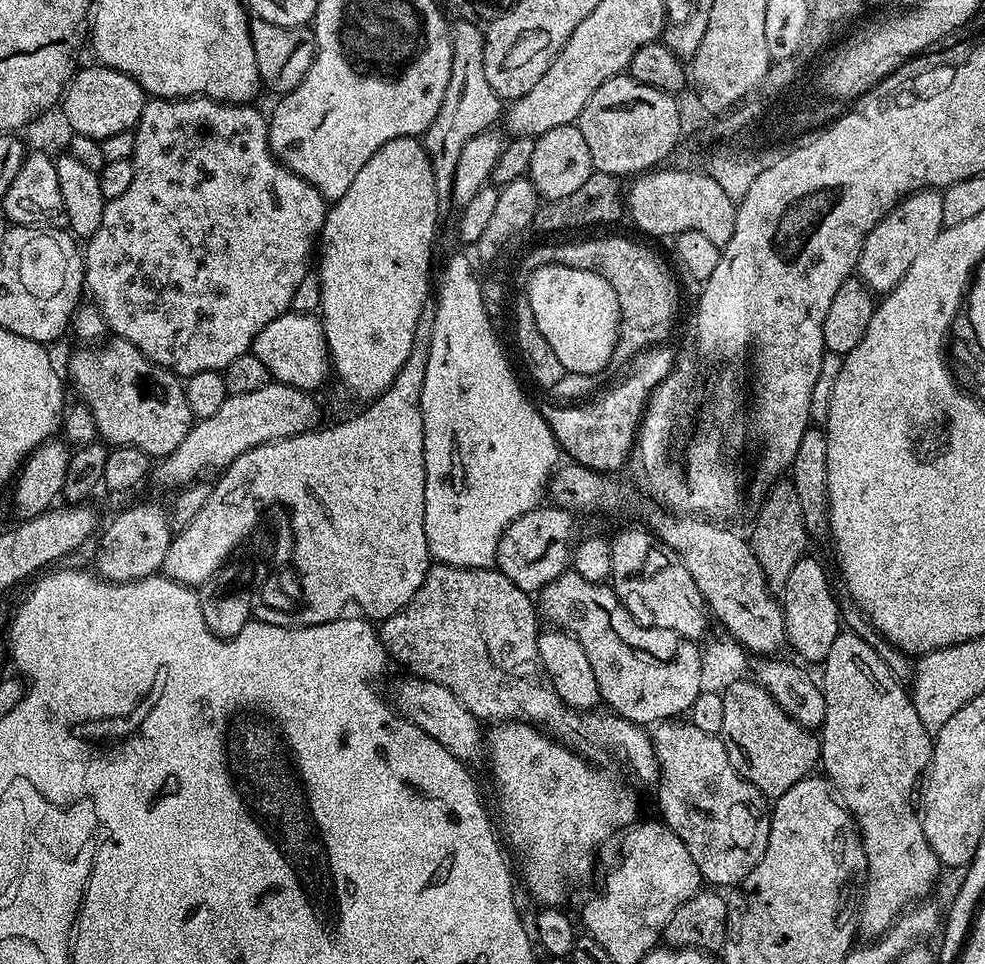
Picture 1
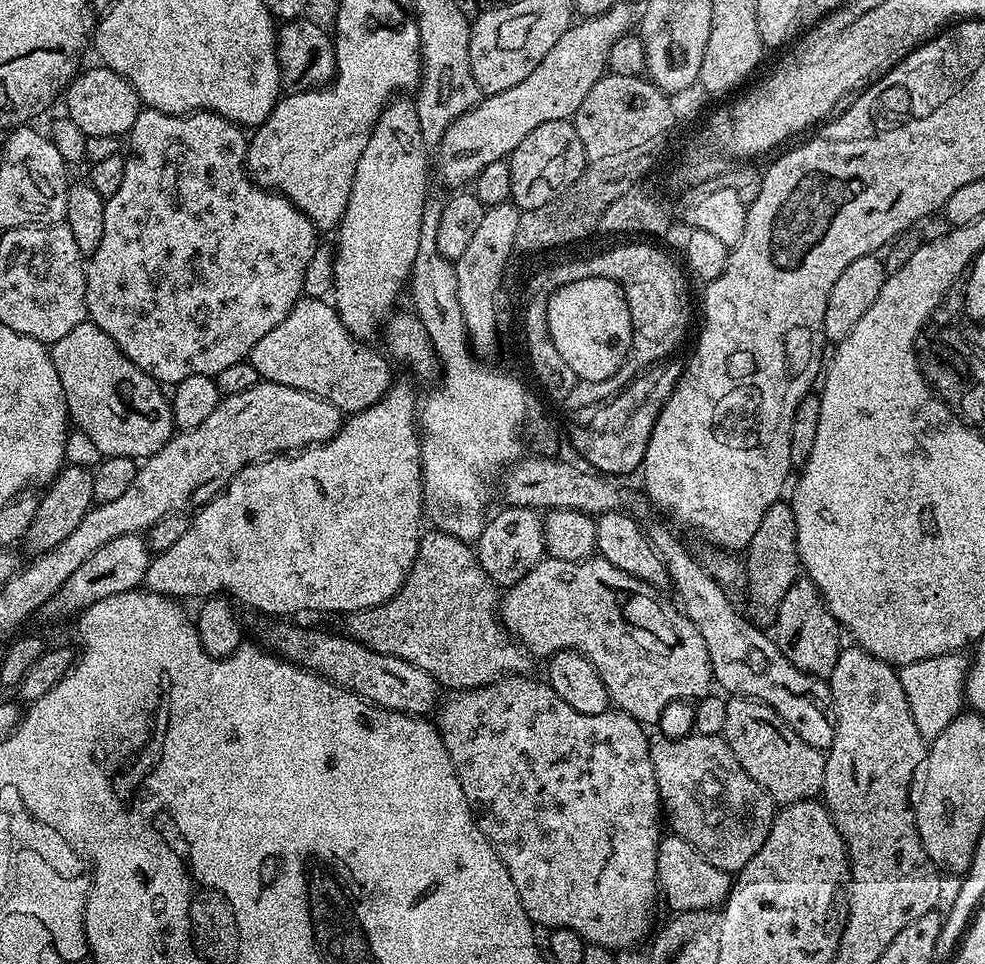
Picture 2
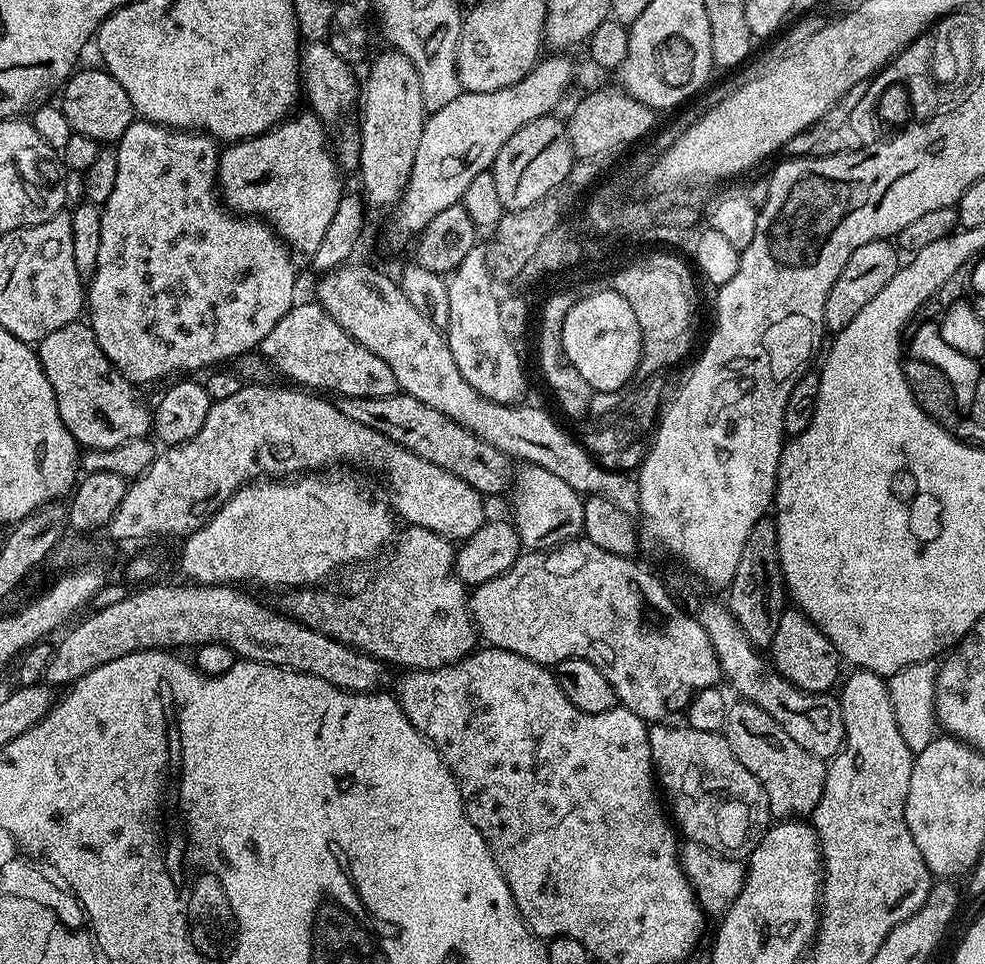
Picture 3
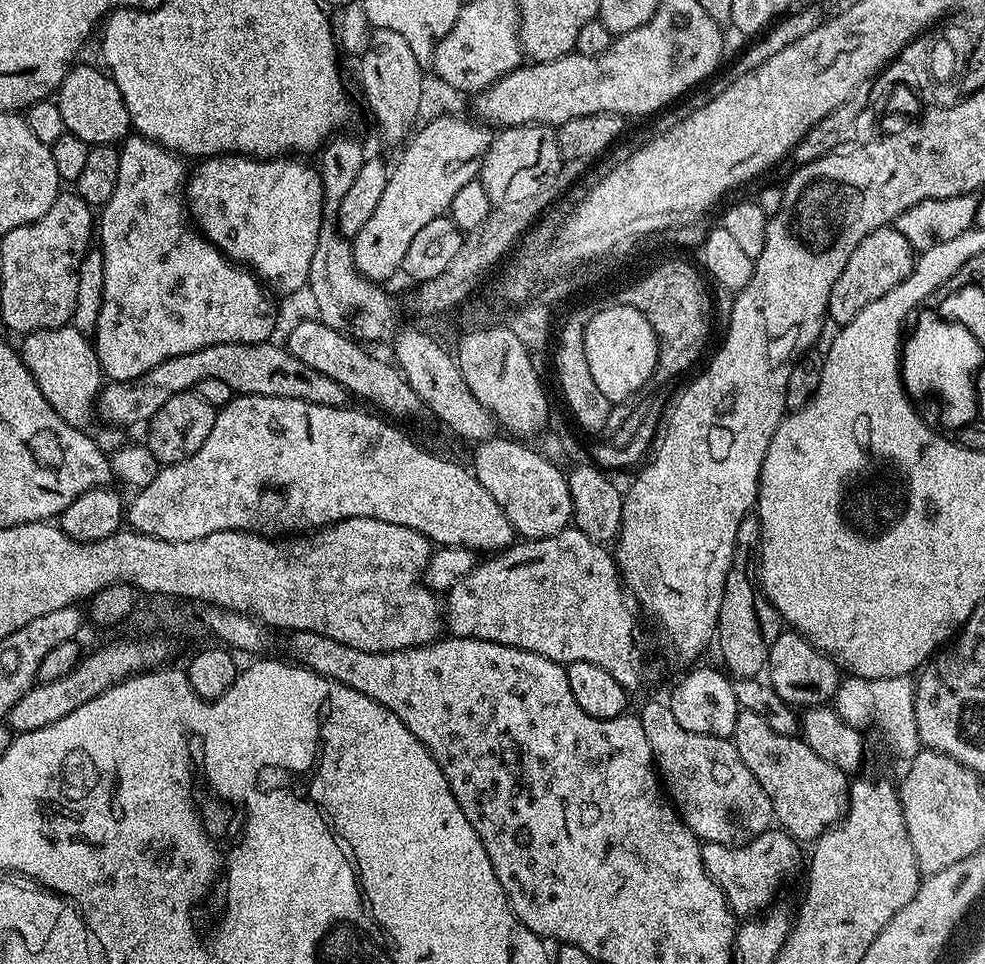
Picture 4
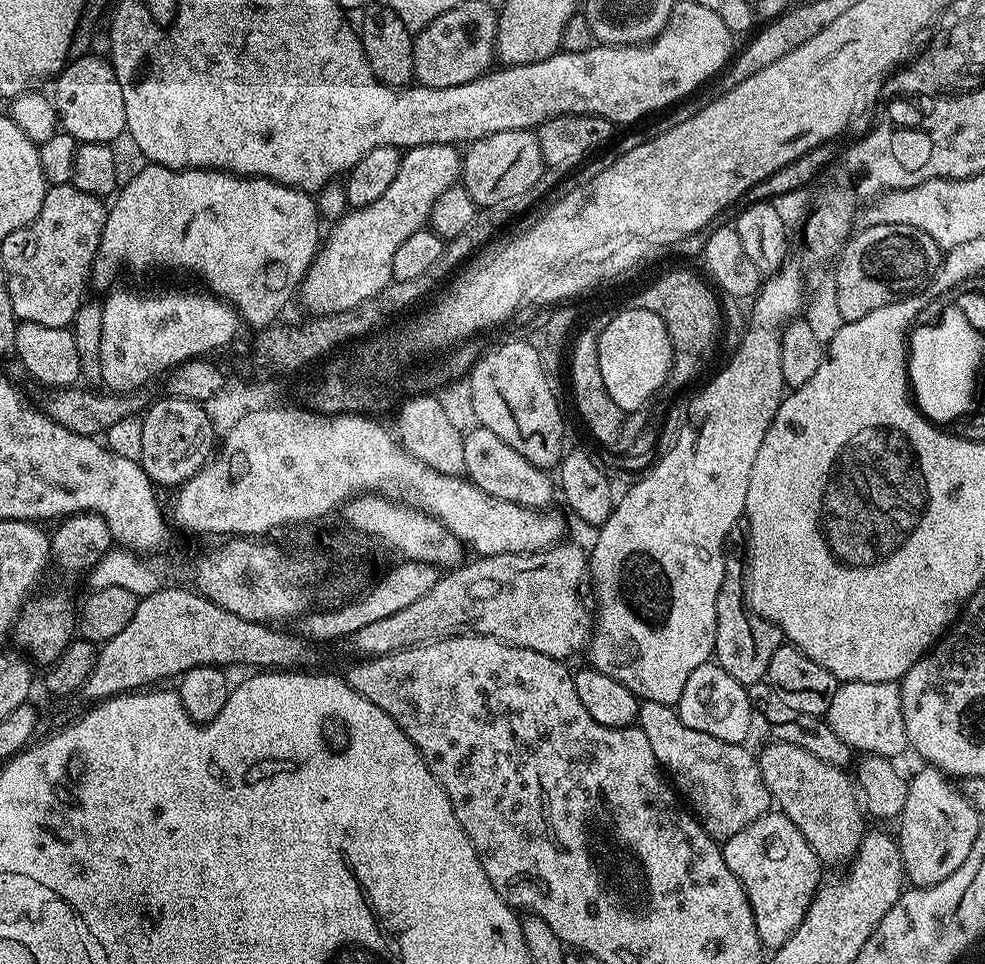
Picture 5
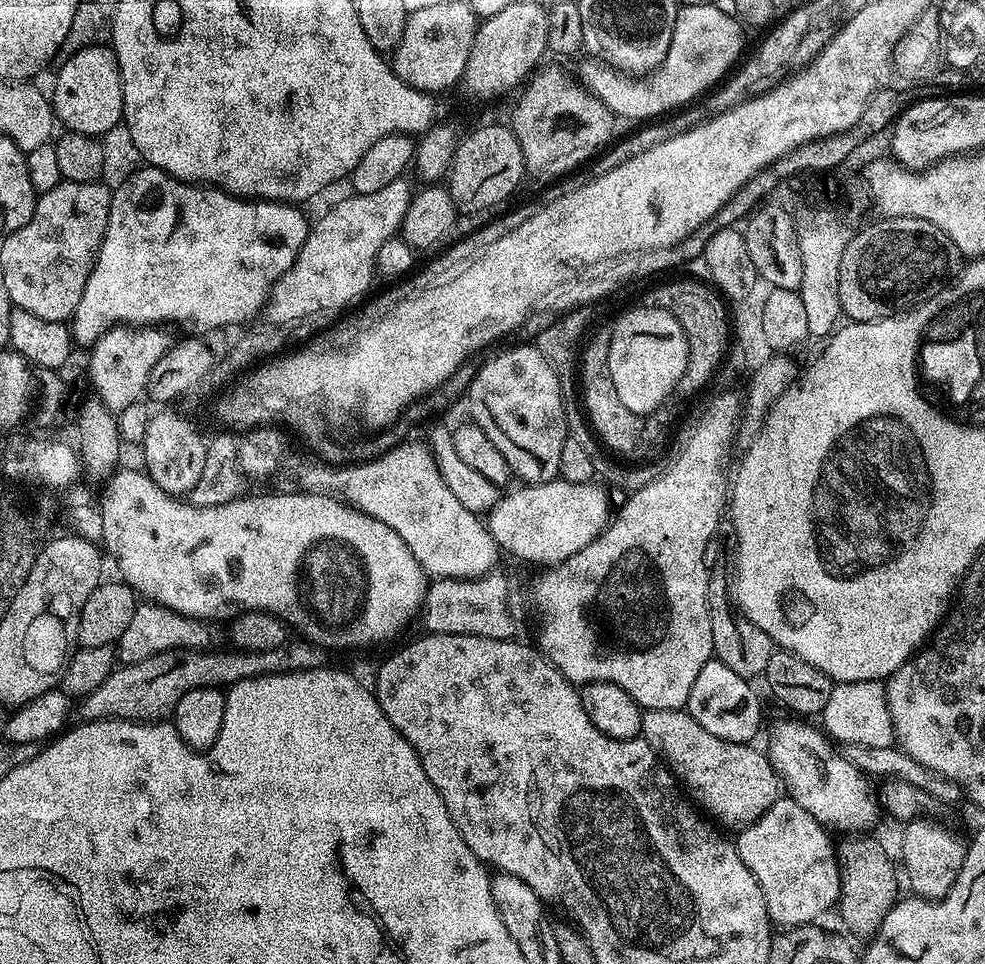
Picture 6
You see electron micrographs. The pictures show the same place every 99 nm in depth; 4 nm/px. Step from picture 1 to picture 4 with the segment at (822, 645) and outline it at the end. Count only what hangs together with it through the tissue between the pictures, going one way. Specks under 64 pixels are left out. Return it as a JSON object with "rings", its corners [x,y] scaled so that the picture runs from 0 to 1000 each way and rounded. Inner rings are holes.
{"rings":[[[803,654],[793,655],[782,670],[782,683],[778,694],[779,709],[798,729],[809,737],[841,732],[849,725],[849,717],[855,704],[854,694],[849,692],[838,676],[831,676],[817,660]]]}

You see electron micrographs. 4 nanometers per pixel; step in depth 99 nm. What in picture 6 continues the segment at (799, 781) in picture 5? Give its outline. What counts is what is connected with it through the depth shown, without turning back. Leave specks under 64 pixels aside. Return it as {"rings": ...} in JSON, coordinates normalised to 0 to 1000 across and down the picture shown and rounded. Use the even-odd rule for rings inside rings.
{"rings":[[[861,865],[857,869],[847,880],[849,897],[853,900],[851,947],[854,956],[866,967],[866,972],[884,973],[895,961],[895,952],[899,952],[899,948],[911,936],[912,900],[906,897],[901,882],[891,872],[884,871],[881,865]]]}

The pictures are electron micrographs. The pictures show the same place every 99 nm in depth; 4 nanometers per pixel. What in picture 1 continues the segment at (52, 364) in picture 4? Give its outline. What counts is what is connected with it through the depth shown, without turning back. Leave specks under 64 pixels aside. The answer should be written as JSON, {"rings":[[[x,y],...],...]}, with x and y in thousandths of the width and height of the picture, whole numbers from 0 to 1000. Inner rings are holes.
{"rings":[[[114,351],[101,359],[81,359],[69,373],[67,390],[94,429],[101,455],[111,462],[136,463],[149,473],[165,475],[181,467],[195,445],[197,433],[184,391],[148,371],[132,355]]]}

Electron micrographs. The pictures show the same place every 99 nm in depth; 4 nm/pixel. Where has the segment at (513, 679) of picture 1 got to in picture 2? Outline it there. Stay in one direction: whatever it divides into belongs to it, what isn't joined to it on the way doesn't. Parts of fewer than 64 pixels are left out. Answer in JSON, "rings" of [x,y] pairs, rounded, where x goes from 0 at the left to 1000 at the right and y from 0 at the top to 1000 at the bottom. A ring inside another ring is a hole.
{"rings":[[[435,550],[427,555],[426,570],[422,576],[422,582],[404,616],[400,616],[392,624],[388,624],[384,629],[373,631],[371,635],[354,635],[348,640],[348,643],[350,651],[348,651],[348,655],[351,657],[354,664],[361,664],[384,678],[392,678],[393,680],[399,680],[400,683],[408,683],[412,687],[416,687],[420,691],[432,695],[432,699],[437,699],[444,711],[451,713],[452,710],[452,715],[455,716],[491,714],[494,710],[501,710],[503,705],[507,705],[510,701],[536,699],[541,696],[539,693],[542,685],[536,673],[533,672],[531,668],[525,666],[516,657],[515,651],[508,646],[508,637],[506,634],[506,607],[504,607],[493,595],[493,591],[489,591],[489,587],[483,582],[482,572],[480,572],[472,561],[465,560],[457,554],[453,554],[446,550]]]}

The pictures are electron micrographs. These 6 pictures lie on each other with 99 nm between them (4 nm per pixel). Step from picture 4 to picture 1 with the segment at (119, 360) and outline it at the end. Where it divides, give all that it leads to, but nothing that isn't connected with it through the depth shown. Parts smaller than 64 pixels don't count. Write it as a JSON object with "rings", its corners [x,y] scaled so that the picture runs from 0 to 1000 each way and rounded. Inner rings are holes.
{"rings":[[[154,102],[147,107],[136,136],[138,146],[133,165],[136,186],[121,205],[107,211],[104,234],[99,234],[99,239],[84,258],[85,294],[88,302],[93,302],[93,307],[97,310],[94,311],[95,318],[104,326],[109,343],[115,350],[132,355],[141,365],[148,367],[148,371],[173,383],[184,392],[202,386],[223,386],[234,380],[238,371],[254,364],[258,351],[266,346],[266,338],[274,338],[278,330],[295,321],[303,293],[315,285],[313,273],[316,270],[318,273],[319,258],[325,241],[329,238],[329,202],[281,166],[272,150],[272,126],[269,117],[264,117],[256,108],[225,108],[221,104],[210,102]]]}

